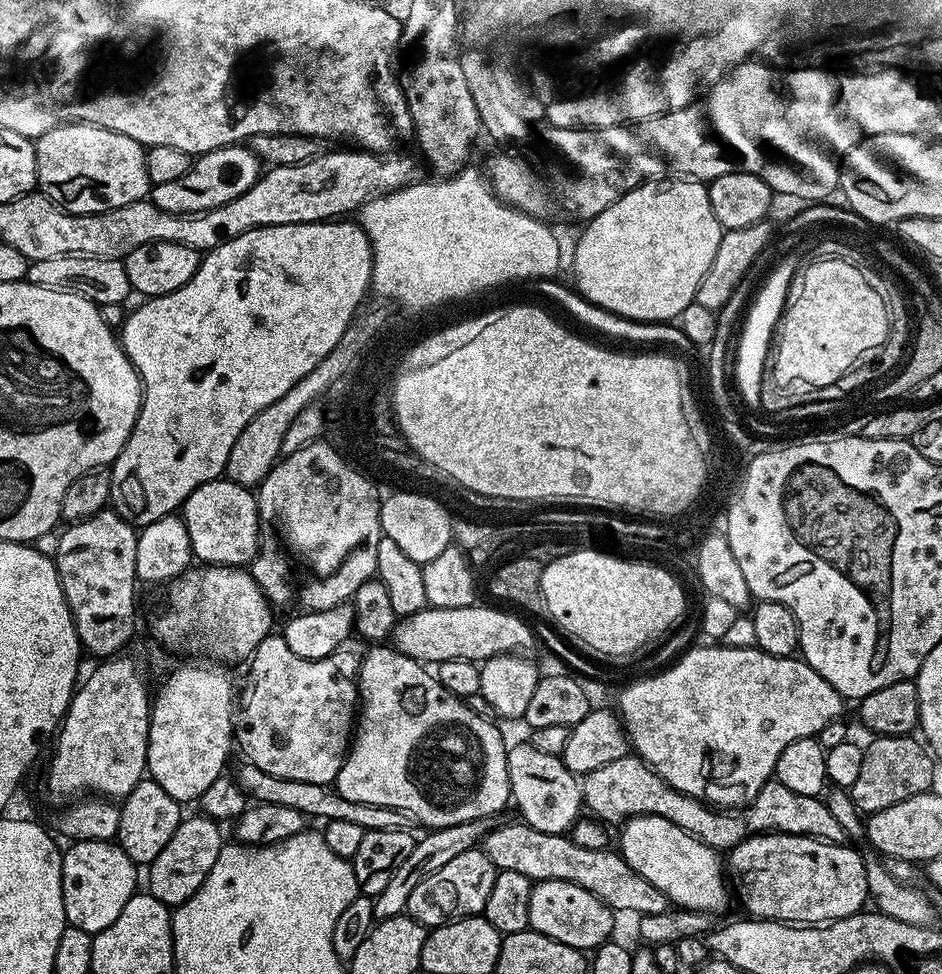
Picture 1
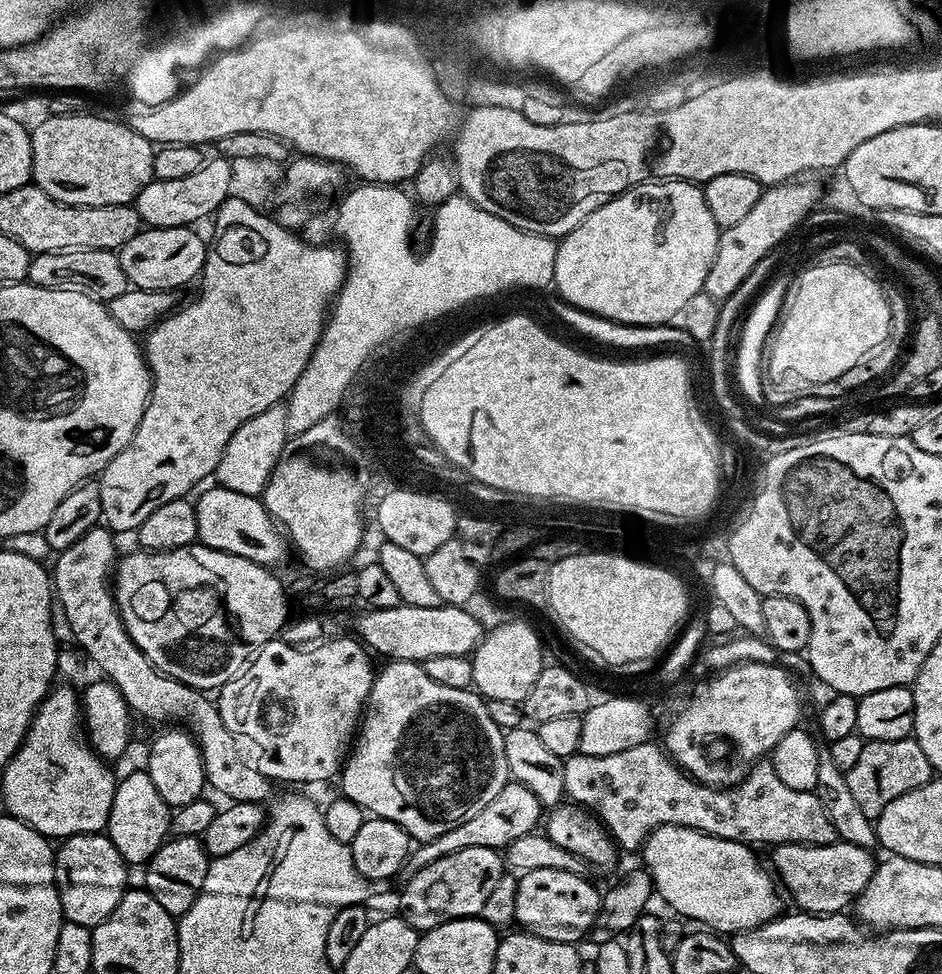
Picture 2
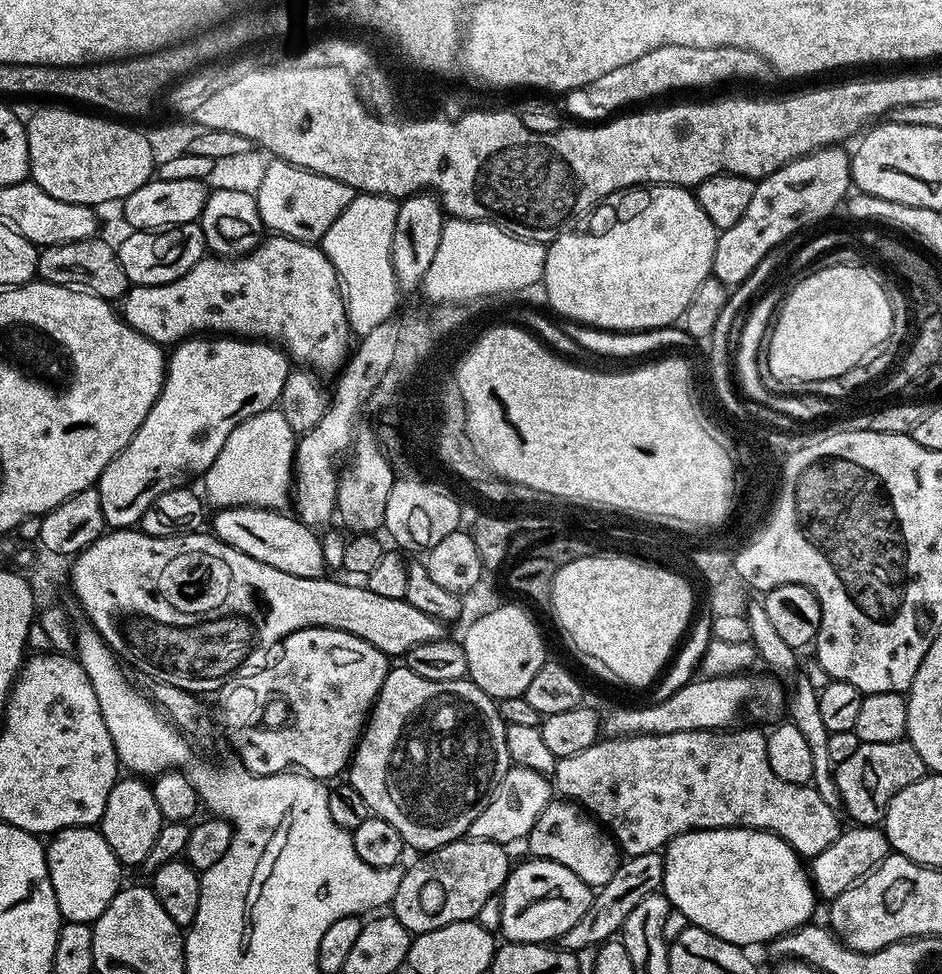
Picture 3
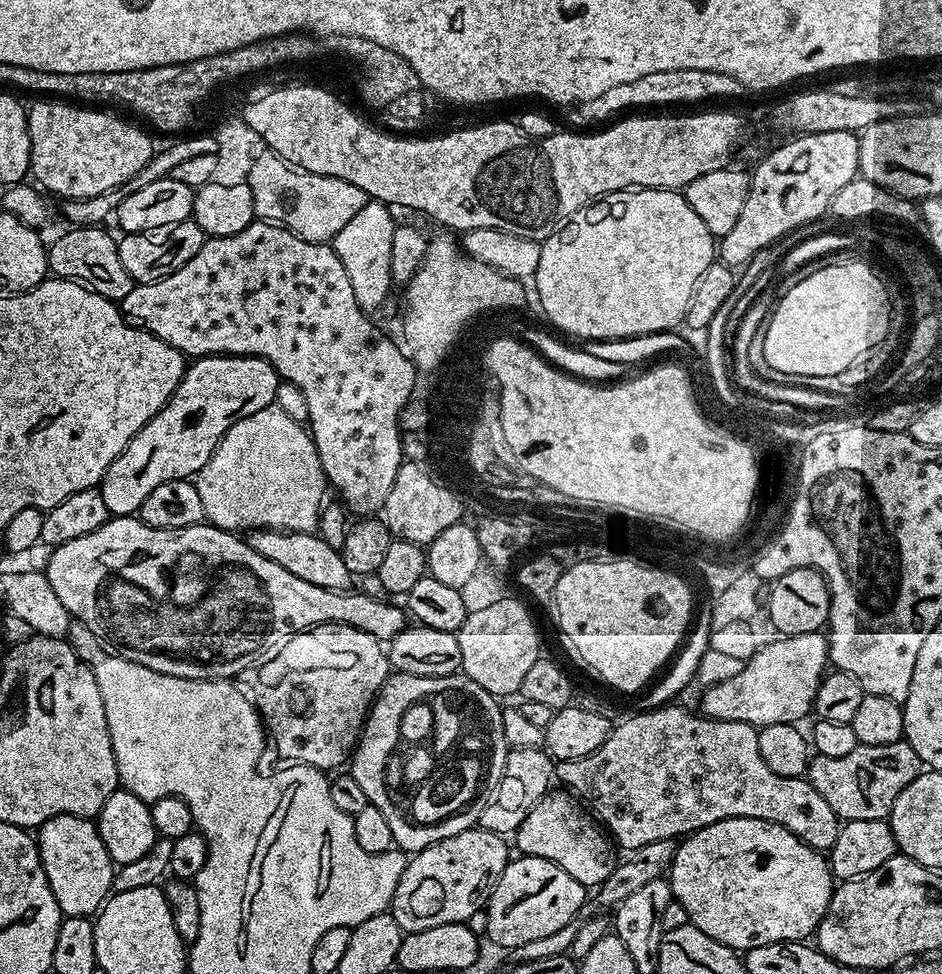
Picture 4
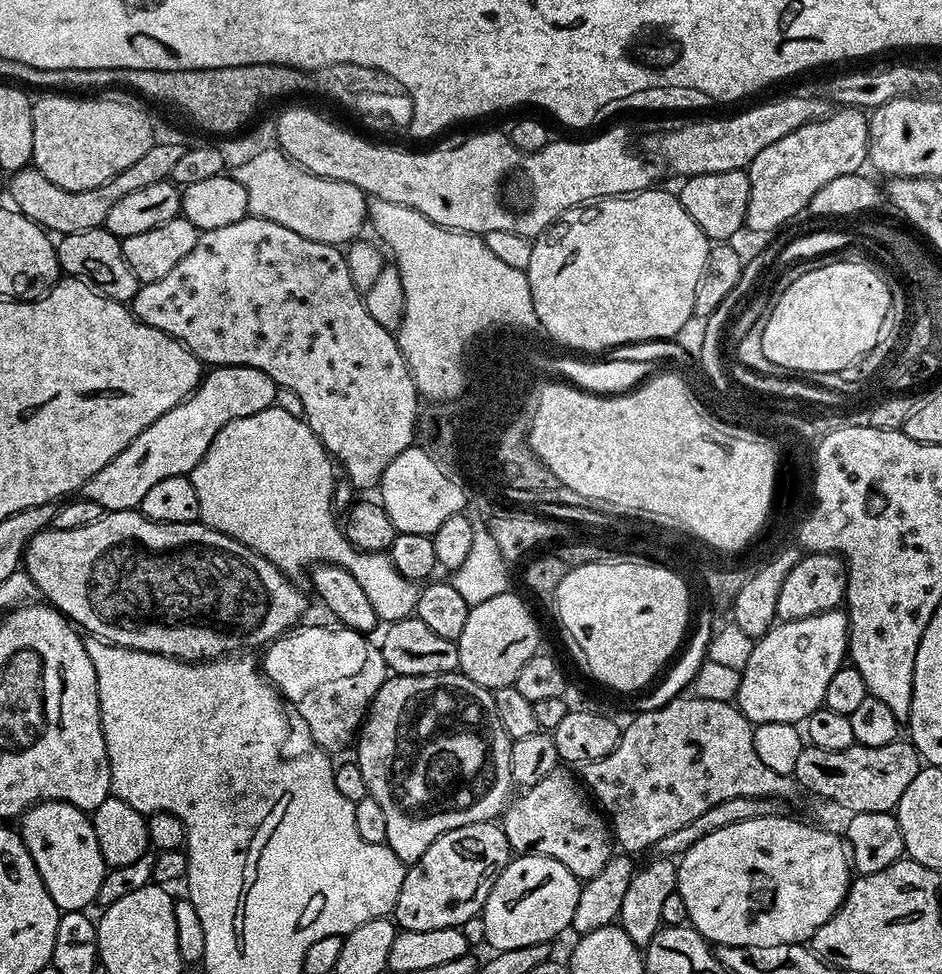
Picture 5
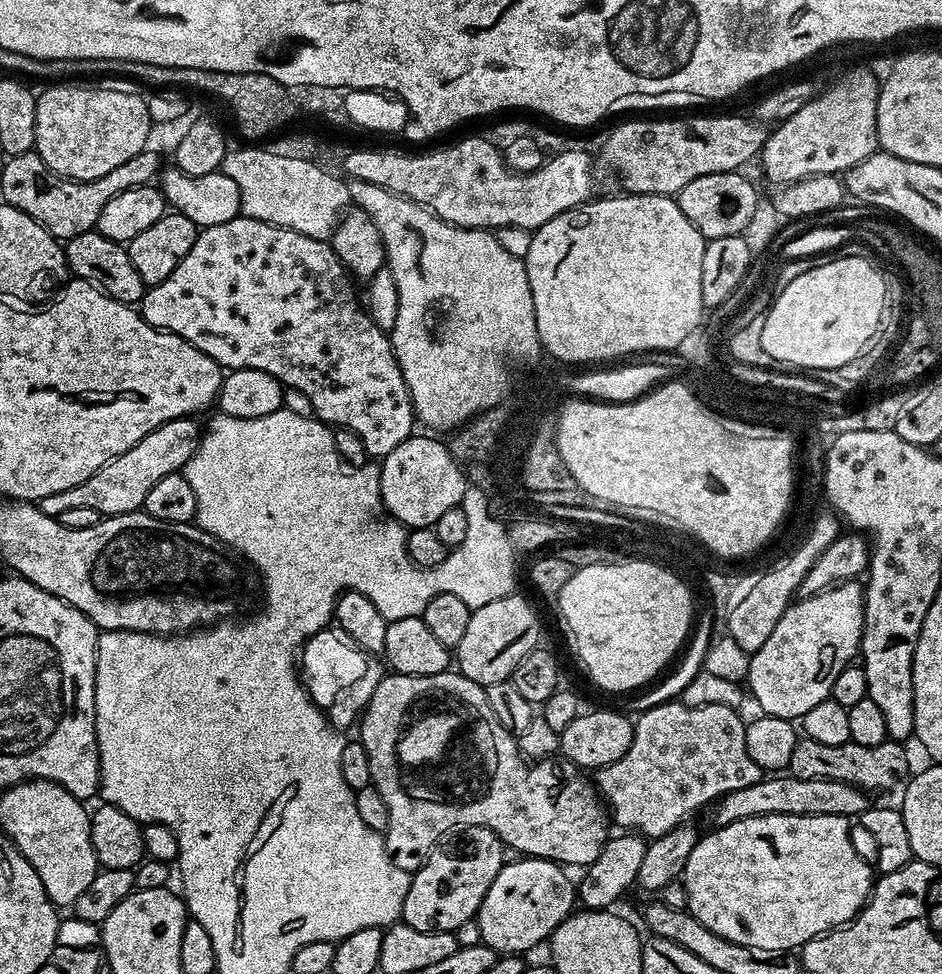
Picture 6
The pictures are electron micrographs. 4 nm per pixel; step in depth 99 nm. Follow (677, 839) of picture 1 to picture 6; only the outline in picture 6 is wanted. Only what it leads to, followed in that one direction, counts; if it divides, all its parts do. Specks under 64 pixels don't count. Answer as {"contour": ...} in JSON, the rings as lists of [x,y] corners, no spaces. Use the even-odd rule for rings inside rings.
{"contour":[[[774,813],[760,817],[742,818],[741,821],[730,822],[729,825],[713,827],[713,832],[709,836],[701,835],[697,839],[694,850],[690,850],[690,858],[686,858],[682,883],[688,895],[687,911],[691,912],[694,918],[698,918],[698,922],[702,922],[702,926],[714,930],[714,934],[718,934],[730,942],[738,942],[742,946],[754,946],[758,950],[782,950],[783,952],[803,949],[804,944],[816,936],[823,936],[844,924],[849,924],[866,907],[868,898],[872,895],[873,865],[869,861],[867,864],[856,853],[848,824],[850,824],[849,817],[835,816],[834,814],[799,816],[798,814]]]}

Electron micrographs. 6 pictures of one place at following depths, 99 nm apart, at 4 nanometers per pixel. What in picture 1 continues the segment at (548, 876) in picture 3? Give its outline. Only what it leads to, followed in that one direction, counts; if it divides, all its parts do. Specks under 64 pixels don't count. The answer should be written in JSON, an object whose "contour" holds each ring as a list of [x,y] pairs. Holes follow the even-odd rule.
{"contour":[[[537,880],[533,883],[528,927],[538,934],[546,934],[546,938],[566,942],[566,946],[574,946],[581,950],[595,950],[600,945],[609,943],[612,917],[614,912],[611,908],[574,882]]]}

